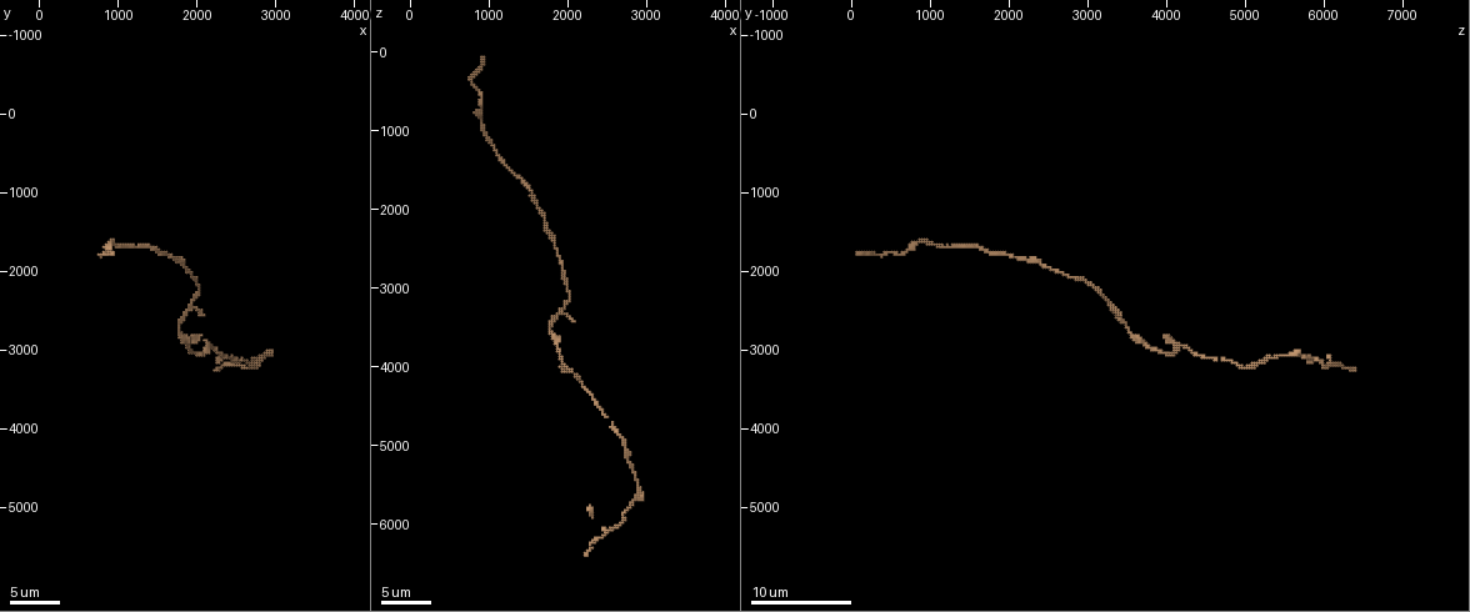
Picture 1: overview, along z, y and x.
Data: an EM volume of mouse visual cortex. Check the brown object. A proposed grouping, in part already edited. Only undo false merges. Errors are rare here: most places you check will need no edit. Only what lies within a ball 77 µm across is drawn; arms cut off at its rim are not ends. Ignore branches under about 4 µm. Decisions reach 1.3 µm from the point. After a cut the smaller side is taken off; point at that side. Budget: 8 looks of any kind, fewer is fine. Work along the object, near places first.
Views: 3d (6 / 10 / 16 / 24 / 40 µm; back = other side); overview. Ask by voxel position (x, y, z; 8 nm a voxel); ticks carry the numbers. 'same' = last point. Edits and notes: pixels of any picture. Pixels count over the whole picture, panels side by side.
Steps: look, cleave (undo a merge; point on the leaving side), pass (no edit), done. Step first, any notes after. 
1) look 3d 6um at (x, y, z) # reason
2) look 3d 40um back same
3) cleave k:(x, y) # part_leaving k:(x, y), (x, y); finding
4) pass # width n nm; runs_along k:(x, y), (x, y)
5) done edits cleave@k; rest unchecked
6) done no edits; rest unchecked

look 3d 6um at (1850, 2500, 3300) # branch point

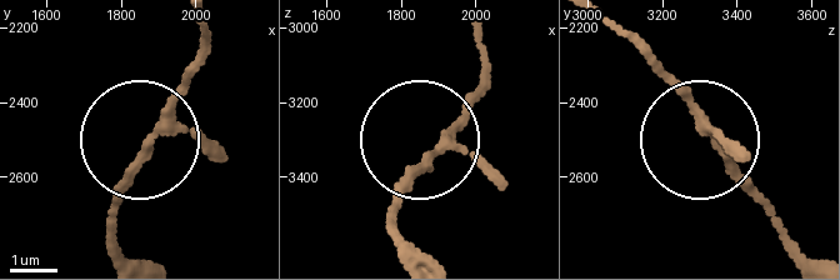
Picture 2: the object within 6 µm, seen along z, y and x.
pass # arms 3; runs_along 2:(146, 146), (203, 59); continuous, no second neuron

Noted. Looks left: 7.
look 3d 16um at (900, 1650, 950) # sudden change in width

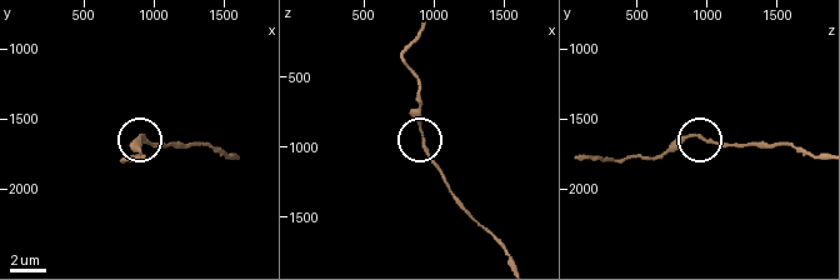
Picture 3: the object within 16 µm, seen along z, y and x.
look 3d 16um back at (940, 1640, 940)

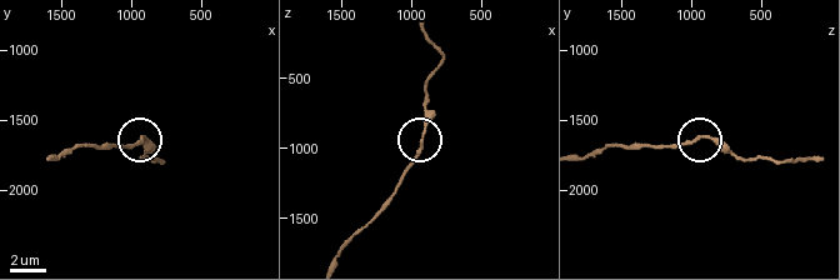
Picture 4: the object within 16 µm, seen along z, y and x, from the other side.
pass # runs_along 4:(333, 259), (379, 210), (416, 151), (424, 129), (424, 86); continuous, no second neuron

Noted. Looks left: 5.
look 3d 16um at (2700, 3250, 4950) # thick turns thin

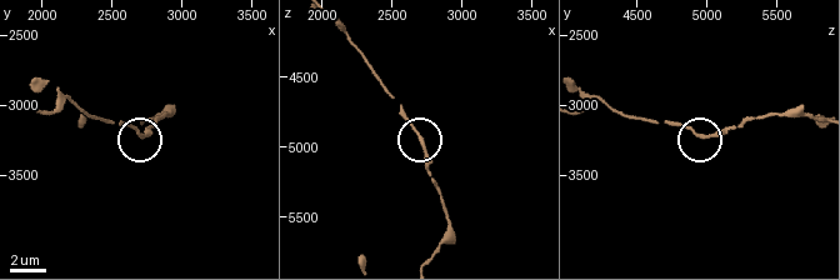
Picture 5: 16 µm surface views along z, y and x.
pass # runs_along 5:(580, 105), (598, 96), (701, 136), (740, 128); all the same neuron

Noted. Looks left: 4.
look 3d 10um at (2850, 3050, 5750) # sudden change in width

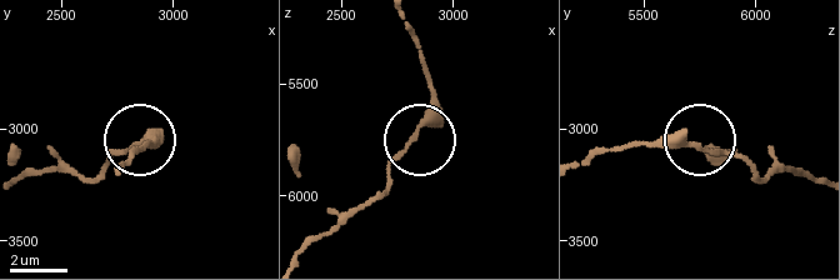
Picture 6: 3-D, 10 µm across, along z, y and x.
pass # runs_along 6:(580, 164), (624, 144), (695, 144), (750, 164); all the same neuron

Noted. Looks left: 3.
done no edits; rest unchecked

